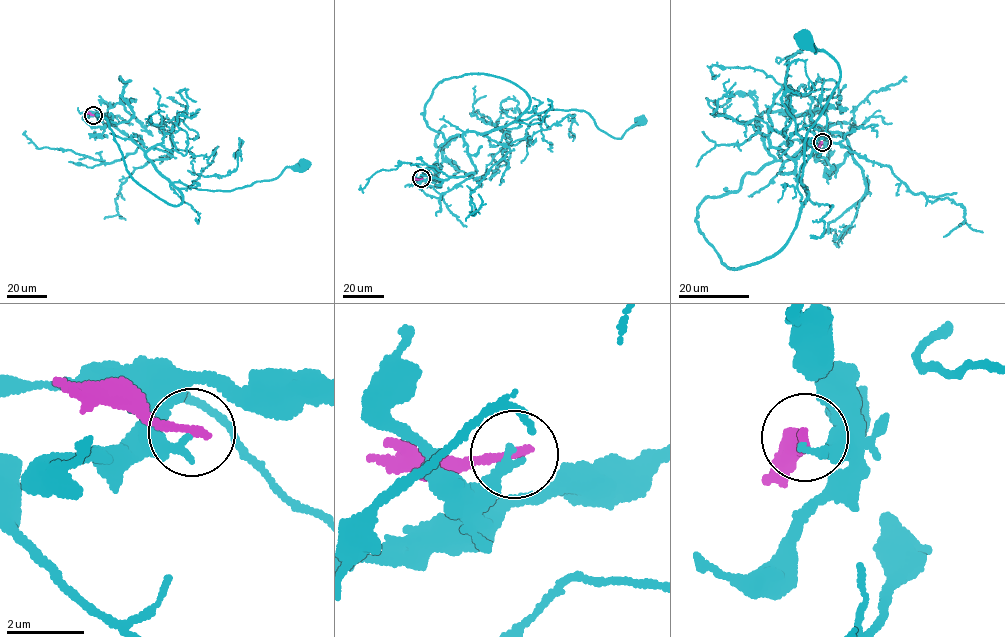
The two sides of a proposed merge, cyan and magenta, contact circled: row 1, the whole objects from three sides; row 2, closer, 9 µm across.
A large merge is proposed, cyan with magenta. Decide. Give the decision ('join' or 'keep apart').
keep apart

